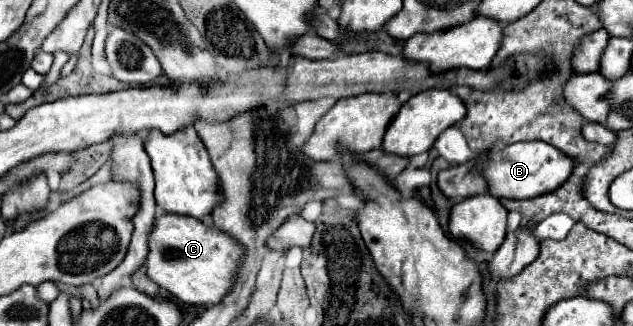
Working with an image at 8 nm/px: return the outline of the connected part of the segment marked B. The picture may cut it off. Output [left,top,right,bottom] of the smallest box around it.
[480,141,572,199]

